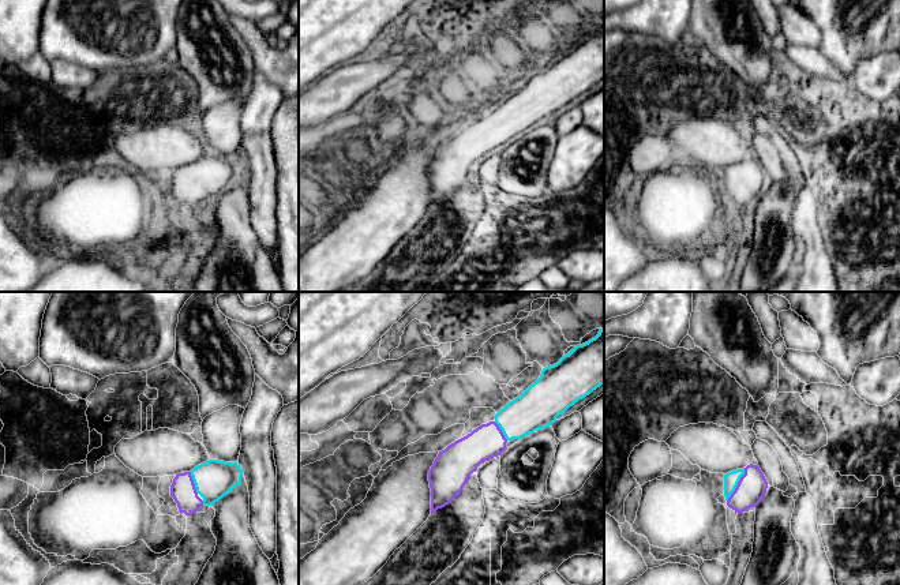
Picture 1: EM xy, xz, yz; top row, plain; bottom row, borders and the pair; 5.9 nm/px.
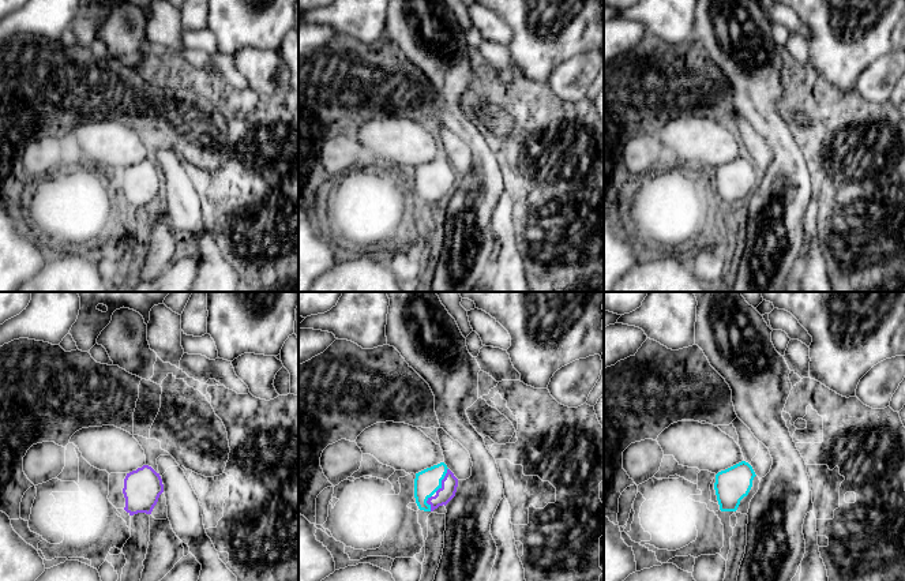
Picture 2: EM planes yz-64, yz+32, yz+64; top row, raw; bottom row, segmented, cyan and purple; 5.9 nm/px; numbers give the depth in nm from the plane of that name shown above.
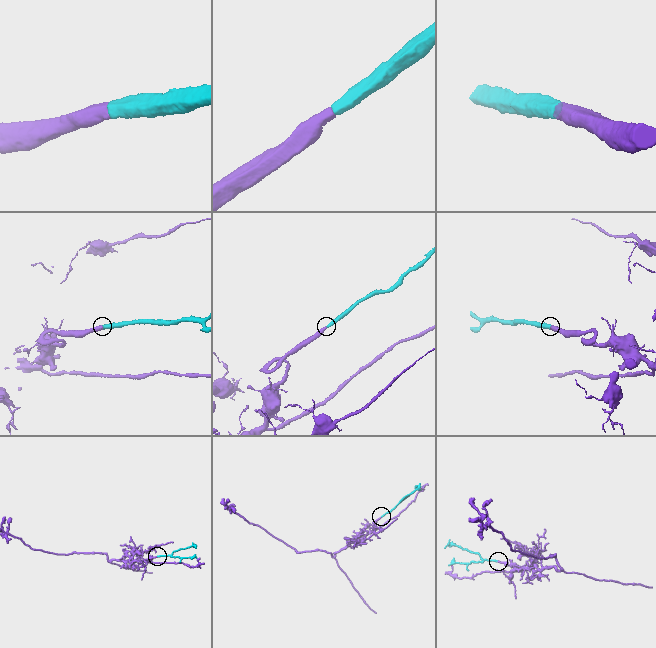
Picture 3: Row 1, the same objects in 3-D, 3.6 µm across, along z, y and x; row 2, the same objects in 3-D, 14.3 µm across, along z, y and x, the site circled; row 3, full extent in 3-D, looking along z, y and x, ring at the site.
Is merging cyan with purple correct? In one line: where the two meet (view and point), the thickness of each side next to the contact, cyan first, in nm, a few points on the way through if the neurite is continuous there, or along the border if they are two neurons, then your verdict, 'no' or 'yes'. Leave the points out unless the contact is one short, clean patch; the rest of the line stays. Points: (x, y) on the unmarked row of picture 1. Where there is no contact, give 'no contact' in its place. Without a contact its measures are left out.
yz (737, 179) | 90/170 nm | across yz (731, 173), (737, 179), (752, 182) | yes

